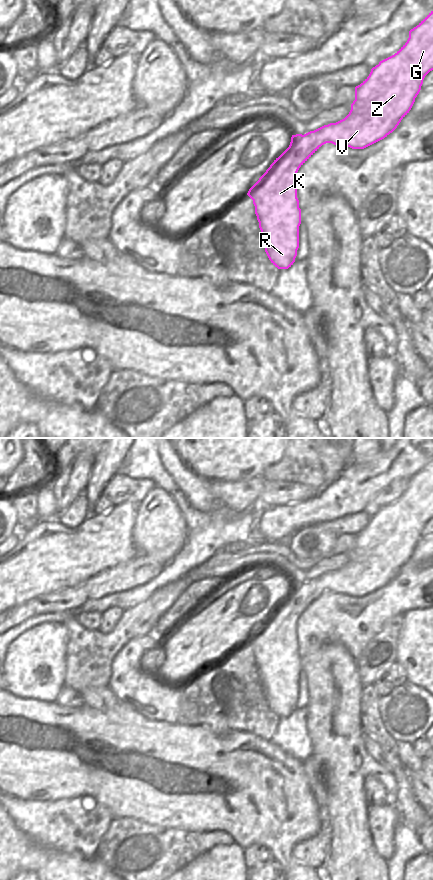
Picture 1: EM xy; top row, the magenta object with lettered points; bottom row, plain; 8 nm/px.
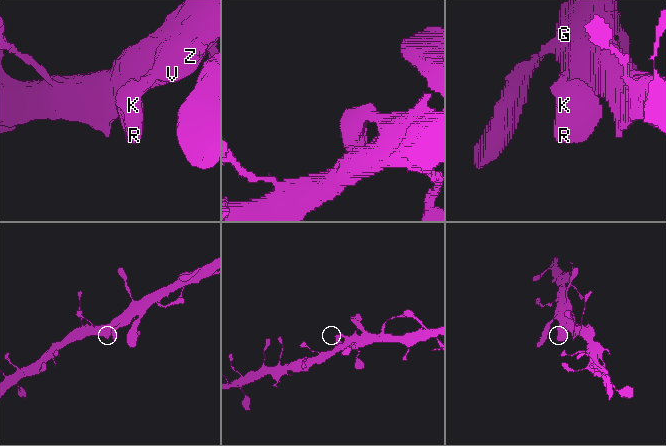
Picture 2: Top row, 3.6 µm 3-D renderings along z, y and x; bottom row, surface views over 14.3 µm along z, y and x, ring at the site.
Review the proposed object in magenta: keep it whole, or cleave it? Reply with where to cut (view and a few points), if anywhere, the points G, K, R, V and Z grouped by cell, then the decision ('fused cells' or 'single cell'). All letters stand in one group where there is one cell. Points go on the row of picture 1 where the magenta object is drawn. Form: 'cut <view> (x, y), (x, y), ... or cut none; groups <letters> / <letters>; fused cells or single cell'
cut none; groups G K R V Z; single cell

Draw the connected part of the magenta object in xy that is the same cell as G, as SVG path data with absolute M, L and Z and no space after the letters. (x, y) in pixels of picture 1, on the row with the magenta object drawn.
M433 11L409 31L407 42L392 56L371 69L369 76L355 87L355 100L349 114L336 123L324 125L304 135L292 135L289 147L274 160L249 189L259 222L263 246L271 263L288 269L299 248L301 209L297 198L299 168L324 144L364 149L392 133L411 110L425 76L433 70Z

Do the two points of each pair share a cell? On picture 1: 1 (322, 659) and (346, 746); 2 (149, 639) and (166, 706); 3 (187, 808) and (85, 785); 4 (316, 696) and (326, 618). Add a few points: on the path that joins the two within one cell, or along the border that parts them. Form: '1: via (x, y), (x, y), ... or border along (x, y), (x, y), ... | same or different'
1: via (331, 681), (331, 687), (334, 692), (336, 724) | same
2: via (135, 656), (135, 675), (149, 689) | same
3: via (162, 793), (150, 785), (110, 785) | same
4: border along (345, 647), (339, 643), (324, 643), (301, 656) | different

